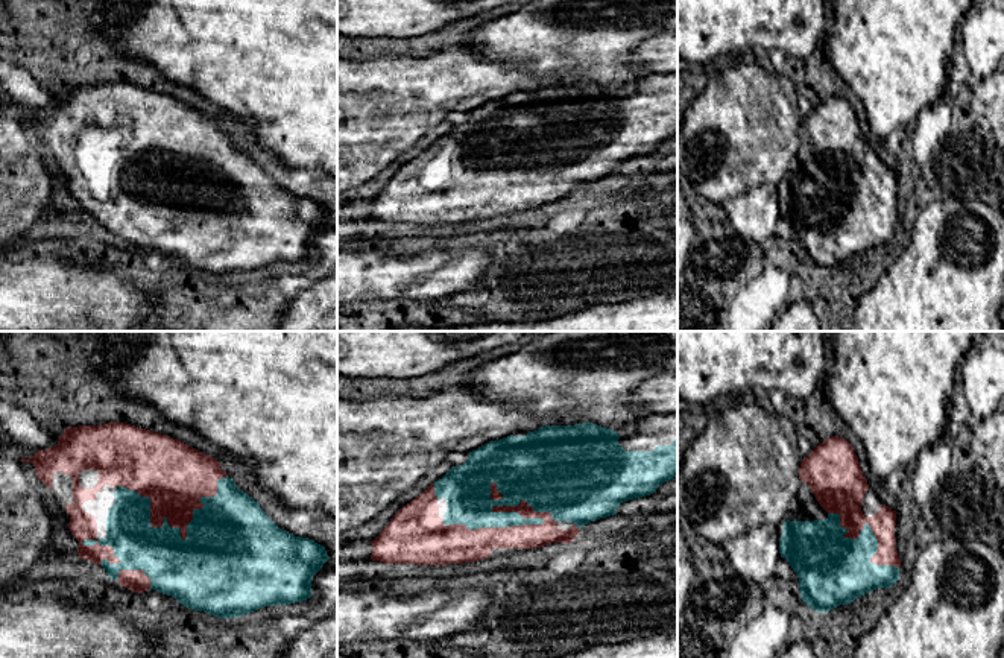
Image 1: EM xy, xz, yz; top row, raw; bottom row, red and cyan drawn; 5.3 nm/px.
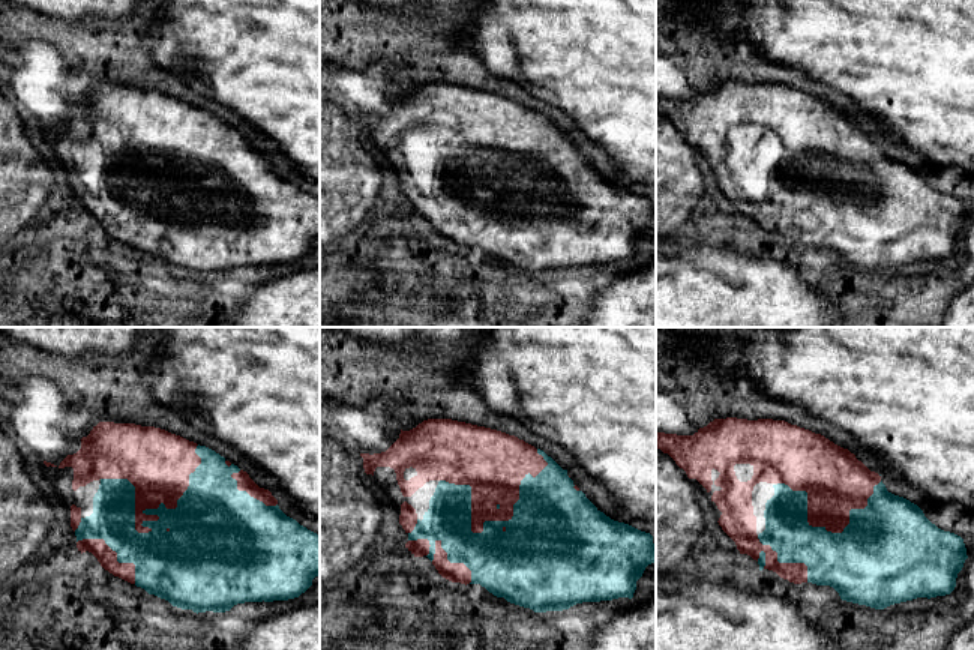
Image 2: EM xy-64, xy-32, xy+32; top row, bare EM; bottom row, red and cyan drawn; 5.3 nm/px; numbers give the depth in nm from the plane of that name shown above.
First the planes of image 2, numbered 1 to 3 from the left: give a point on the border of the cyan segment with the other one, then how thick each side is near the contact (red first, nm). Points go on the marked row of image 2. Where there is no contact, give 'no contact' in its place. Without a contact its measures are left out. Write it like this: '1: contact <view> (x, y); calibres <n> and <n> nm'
1: contact xy-64 (164, 503); calibres 360 and 360 nm
2: contact xy-32 (518, 499); calibres 340 and 480 nm
3: contact xy+32 (827, 530); calibres 320 and 400 nm

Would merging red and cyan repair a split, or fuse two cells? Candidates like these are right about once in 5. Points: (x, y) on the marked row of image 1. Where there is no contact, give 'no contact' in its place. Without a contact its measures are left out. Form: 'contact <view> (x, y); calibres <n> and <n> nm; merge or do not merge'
contact xz (535, 517); calibres 130 and 400 nm; merge

